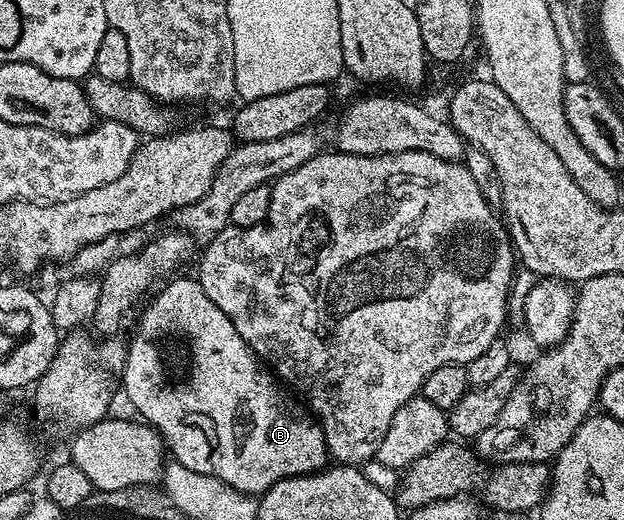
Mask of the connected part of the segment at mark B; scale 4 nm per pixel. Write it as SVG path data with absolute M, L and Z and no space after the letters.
M174 277L174 282L166 281L161 291L153 298L153 303L141 314L141 319L137 322L137 331L133 334L133 339L128 339L127 360L125 361L125 377L123 379L123 394L129 397L129 402L138 410L140 417L148 425L152 426L161 436L161 441L167 447L172 461L183 464L183 468L191 468L191 472L199 472L207 476L215 476L223 480L231 488L235 488L244 494L260 496L284 478L294 478L304 474L315 474L318 470L326 469L330 461L329 449L325 443L325 433L321 430L321 424L308 409L293 406L289 407L287 399L281 395L282 387L278 379L263 365L260 358L254 354L253 349L235 332L235 324L227 320L223 308L219 308L211 301L211 296L203 292L200 282L189 278Z

